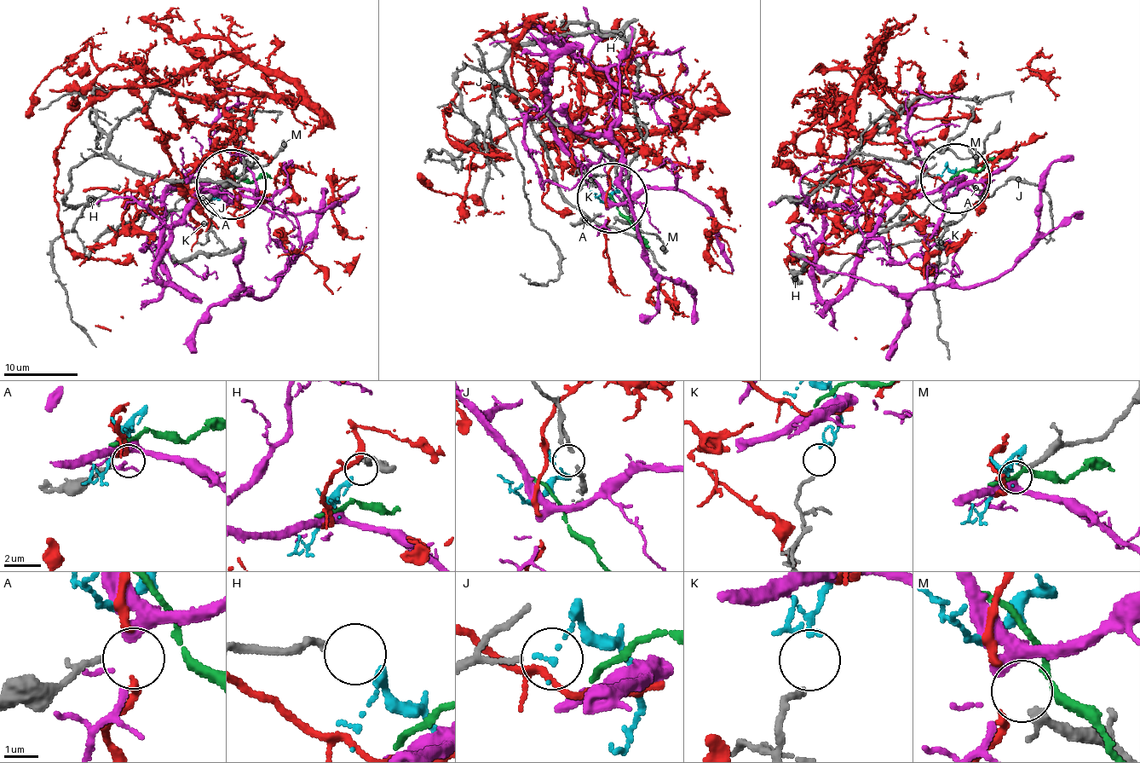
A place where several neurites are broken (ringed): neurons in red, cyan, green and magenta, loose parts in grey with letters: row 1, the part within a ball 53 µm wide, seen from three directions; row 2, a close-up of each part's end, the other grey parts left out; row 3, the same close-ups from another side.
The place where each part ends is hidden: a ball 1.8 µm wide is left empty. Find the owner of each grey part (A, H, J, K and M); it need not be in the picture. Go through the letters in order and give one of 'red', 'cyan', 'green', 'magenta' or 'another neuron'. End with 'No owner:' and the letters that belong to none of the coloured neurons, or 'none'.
A: red
H: cyan
J: another neuron
K: another neuron
M: magenta
No owner: J, K

